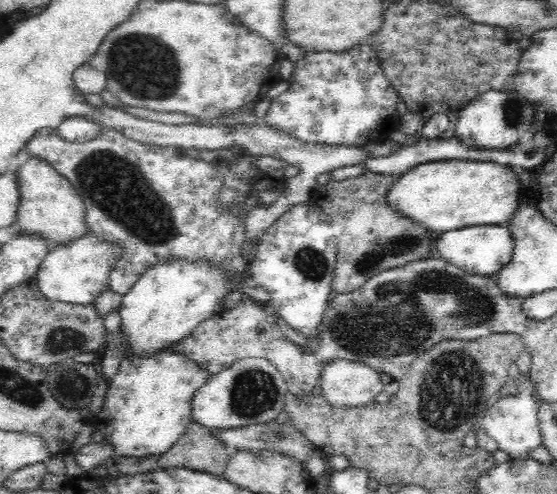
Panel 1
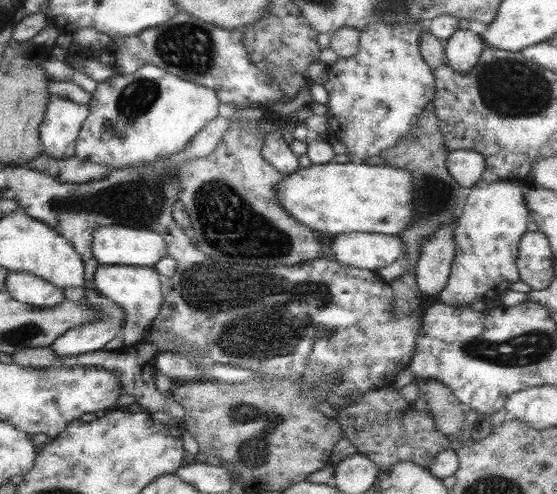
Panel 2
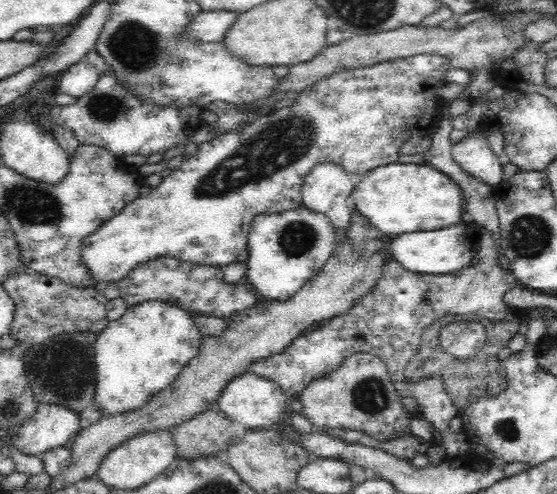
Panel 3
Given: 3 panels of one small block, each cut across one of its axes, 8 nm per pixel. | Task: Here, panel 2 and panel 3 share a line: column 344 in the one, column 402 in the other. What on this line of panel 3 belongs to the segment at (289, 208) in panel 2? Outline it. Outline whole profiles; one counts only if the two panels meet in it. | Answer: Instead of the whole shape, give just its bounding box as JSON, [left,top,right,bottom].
[350,163,466,238]

